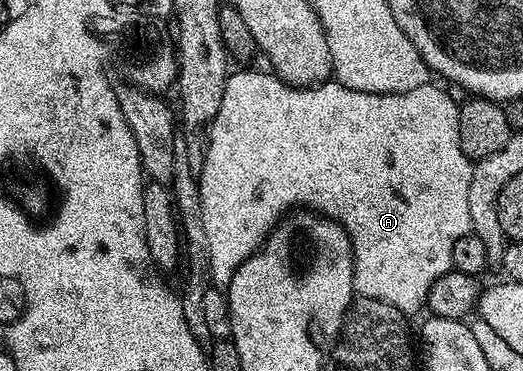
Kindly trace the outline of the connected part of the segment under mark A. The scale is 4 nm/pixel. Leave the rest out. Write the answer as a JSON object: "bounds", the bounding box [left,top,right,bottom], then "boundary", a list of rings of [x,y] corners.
{"bounds":[198,72,474,314],"boundary":[[[236,72],[229,75],[224,83],[222,102],[218,106],[218,114],[214,114],[211,124],[206,129],[204,146],[204,163],[198,169],[198,181],[202,206],[202,225],[206,230],[209,246],[209,264],[211,283],[226,286],[234,274],[234,270],[250,254],[264,242],[264,237],[272,231],[281,219],[283,210],[296,210],[303,206],[329,220],[337,220],[346,231],[352,243],[352,265],[354,266],[354,286],[356,292],[366,300],[381,300],[394,306],[399,312],[412,314],[415,308],[423,309],[428,303],[430,286],[442,274],[453,271],[452,251],[458,238],[469,235],[472,230],[470,222],[470,178],[474,167],[473,161],[462,150],[458,134],[458,118],[460,110],[450,98],[450,94],[436,82],[426,86],[418,86],[418,90],[410,90],[406,94],[390,94],[379,96],[362,90],[350,90],[339,82],[325,82],[311,86],[297,86],[281,80],[275,72]]]}

